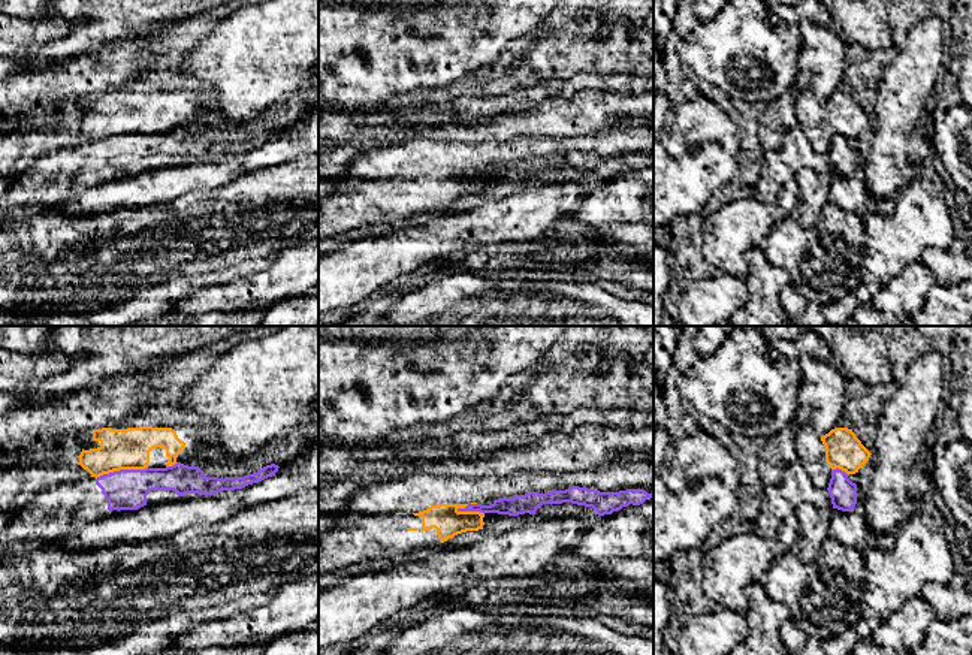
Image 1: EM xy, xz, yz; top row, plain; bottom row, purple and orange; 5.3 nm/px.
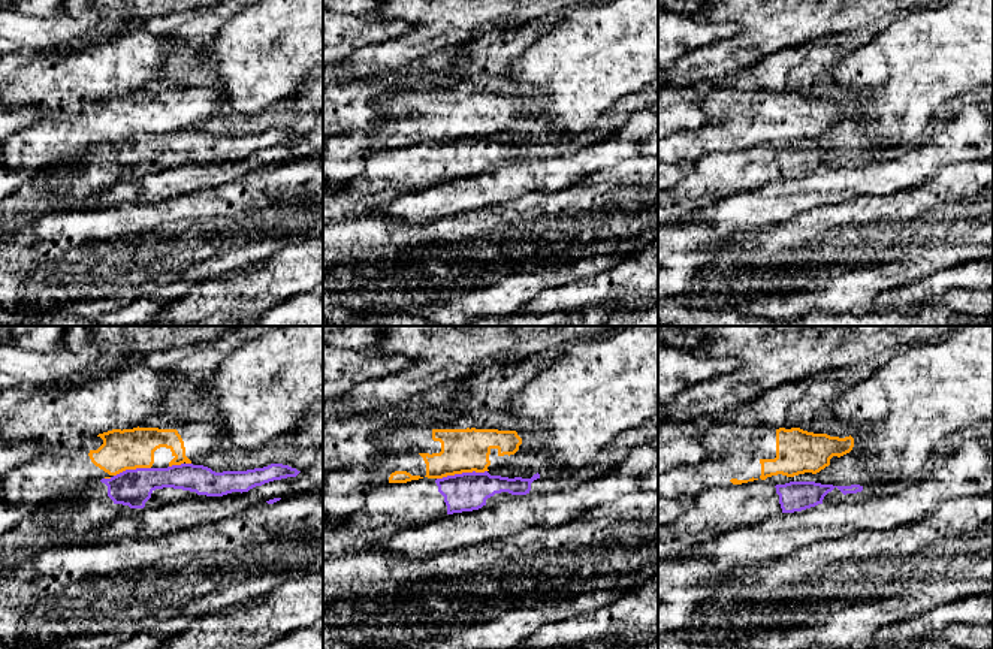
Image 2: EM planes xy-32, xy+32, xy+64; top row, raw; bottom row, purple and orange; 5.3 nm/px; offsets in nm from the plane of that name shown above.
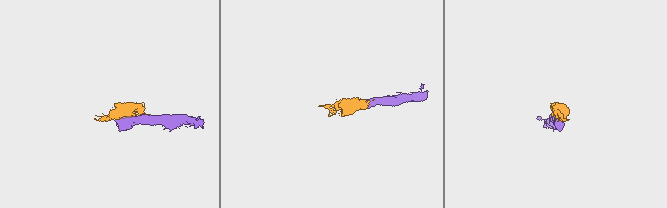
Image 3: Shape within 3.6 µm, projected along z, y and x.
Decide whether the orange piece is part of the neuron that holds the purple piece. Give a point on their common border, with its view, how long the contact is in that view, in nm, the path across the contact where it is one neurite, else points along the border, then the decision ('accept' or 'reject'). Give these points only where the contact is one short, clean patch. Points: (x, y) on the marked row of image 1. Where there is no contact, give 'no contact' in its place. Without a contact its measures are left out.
xy (121, 470) | 280 nm | reject

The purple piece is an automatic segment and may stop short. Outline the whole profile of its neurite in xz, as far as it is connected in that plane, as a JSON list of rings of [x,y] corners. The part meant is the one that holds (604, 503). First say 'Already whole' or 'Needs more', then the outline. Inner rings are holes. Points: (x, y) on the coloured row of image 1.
Already whole. [[[571,486],[565,491],[552,491],[546,493],[529,492],[513,498],[501,498],[495,499],[490,505],[468,504],[465,508],[458,508],[458,511],[480,511],[519,516],[525,513],[535,514],[537,508],[543,504],[571,502],[577,505],[592,507],[600,517],[604,514],[612,514],[613,511],[618,511],[630,504],[640,505],[648,498],[653,498],[653,495],[648,493],[643,489],[600,492],[595,489]]]

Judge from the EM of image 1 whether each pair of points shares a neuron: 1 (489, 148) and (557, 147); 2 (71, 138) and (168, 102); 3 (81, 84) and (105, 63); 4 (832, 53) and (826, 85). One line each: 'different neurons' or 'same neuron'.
1: same neuron
2: same neuron
3: same neuron
4: same neuron

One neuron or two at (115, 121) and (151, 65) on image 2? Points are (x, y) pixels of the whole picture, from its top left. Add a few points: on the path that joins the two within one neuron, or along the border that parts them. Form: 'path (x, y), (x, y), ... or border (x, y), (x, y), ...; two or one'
border (142, 88), (133, 93), (108, 94), (100, 99); two

